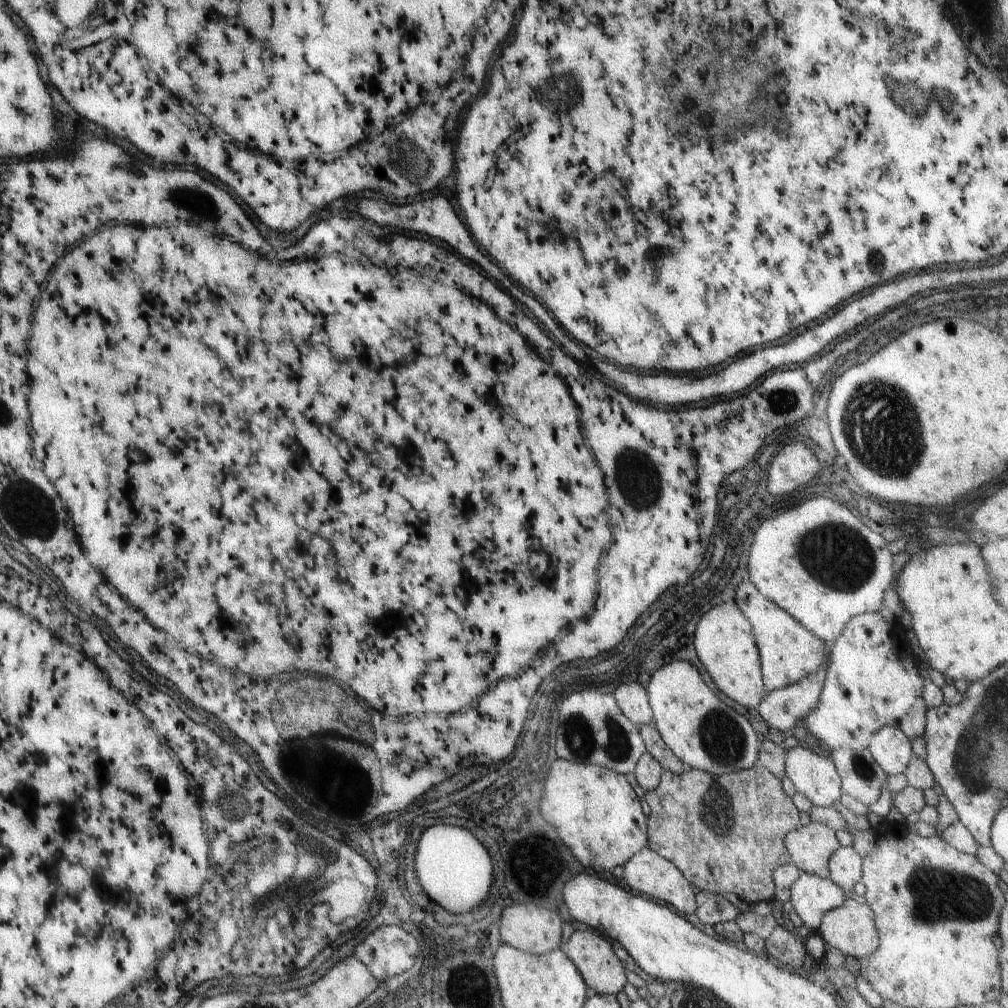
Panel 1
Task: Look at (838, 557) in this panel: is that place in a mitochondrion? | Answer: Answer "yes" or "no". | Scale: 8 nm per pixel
yes

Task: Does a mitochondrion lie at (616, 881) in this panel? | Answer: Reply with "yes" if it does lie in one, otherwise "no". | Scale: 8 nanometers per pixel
no

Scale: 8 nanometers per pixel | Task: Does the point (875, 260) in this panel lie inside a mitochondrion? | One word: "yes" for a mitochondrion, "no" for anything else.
no

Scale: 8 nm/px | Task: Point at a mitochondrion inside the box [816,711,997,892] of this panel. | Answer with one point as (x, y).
(862, 767)

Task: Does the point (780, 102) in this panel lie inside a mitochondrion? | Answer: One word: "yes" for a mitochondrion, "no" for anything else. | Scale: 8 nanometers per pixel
no

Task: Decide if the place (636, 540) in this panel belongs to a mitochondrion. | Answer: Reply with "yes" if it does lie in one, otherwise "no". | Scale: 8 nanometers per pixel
no

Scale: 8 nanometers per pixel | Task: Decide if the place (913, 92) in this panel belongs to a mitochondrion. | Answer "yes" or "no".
yes

